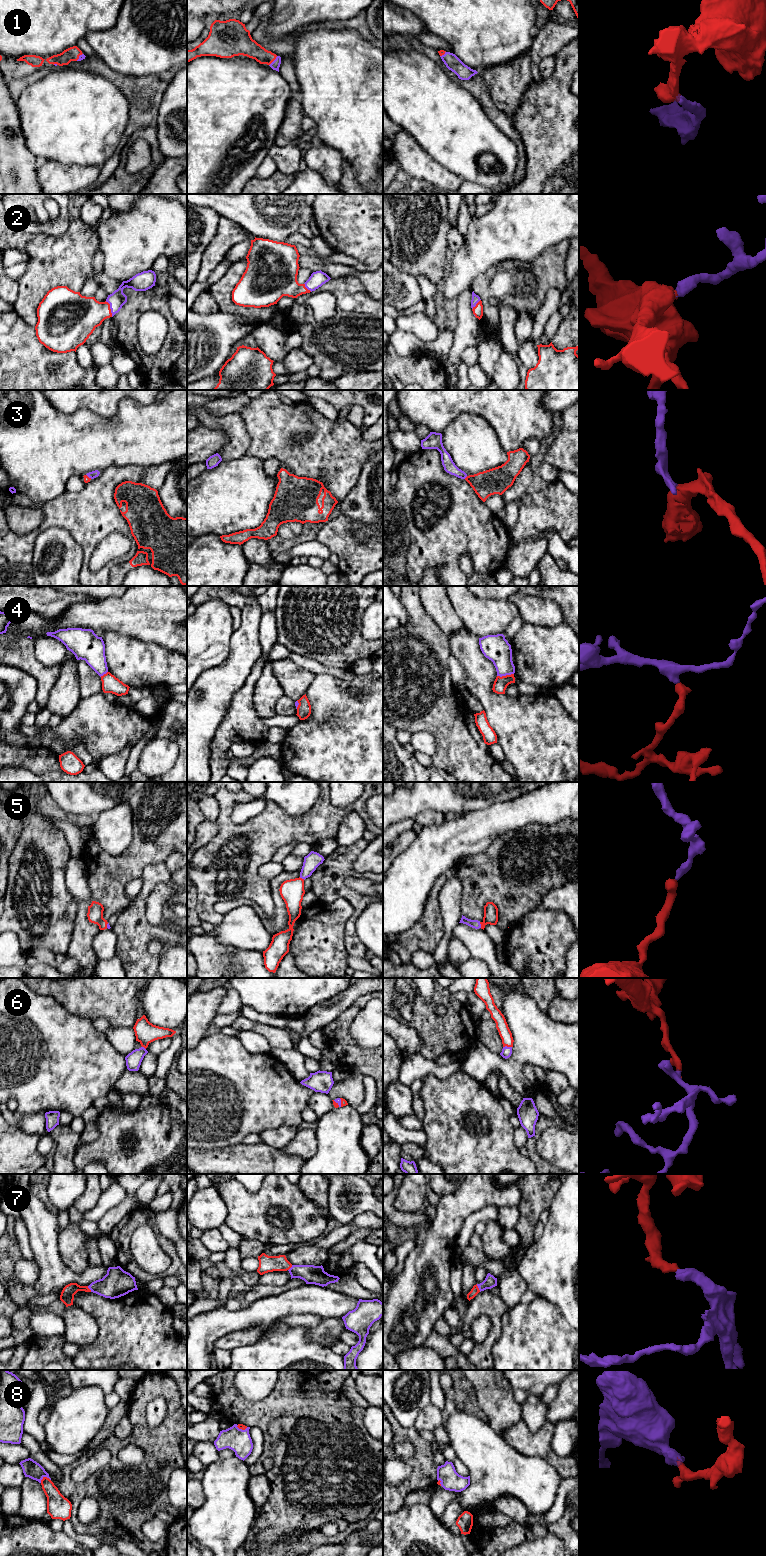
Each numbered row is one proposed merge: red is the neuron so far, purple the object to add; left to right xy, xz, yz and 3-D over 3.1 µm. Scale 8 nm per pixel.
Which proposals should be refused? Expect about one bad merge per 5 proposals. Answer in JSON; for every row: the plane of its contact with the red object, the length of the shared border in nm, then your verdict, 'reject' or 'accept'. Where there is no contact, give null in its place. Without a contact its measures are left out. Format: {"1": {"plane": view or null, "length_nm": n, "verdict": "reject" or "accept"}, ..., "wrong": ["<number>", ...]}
{"1": {"plane": "xz", "length_nm": 100, "verdict": "accept"}, "2": {"plane": "xy", "length_nm": 140, "verdict": "accept"}, "3": {"plane": "yz", "length_nm": 40, "verdict": "accept"}, "4": {"plane": "yz", "length_nm": 140, "verdict": "reject"}, "5": {"plane": "yz", "length_nm": 50, "verdict": "accept"}, "6": {"plane": "yz", "length_nm": 70, "verdict": "accept"}, "7": {"plane": "yz", "length_nm": 70, "verdict": "accept"}, "8": {"plane": "xy", "length_nm": 90, "verdict": "accept"}, "wrong": ["4"]}

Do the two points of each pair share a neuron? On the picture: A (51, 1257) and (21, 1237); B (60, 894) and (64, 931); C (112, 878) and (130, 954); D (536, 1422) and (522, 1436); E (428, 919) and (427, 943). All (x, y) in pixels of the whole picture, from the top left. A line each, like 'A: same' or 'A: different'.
A: different
B: same
C: different
D: different
E: same

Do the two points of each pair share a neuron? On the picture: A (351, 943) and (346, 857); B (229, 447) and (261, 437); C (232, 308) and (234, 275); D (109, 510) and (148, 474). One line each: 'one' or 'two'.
A: one
B: two
C: one
D: one

